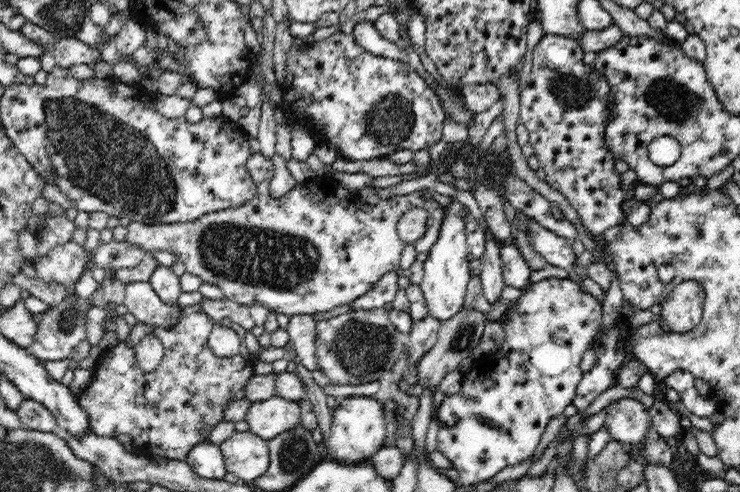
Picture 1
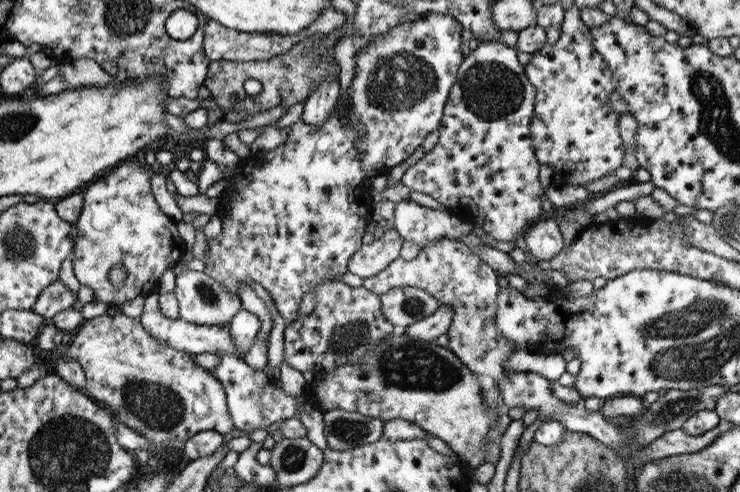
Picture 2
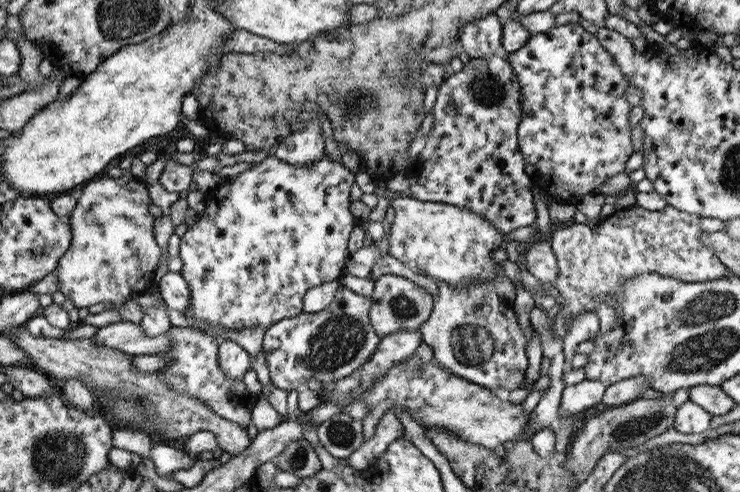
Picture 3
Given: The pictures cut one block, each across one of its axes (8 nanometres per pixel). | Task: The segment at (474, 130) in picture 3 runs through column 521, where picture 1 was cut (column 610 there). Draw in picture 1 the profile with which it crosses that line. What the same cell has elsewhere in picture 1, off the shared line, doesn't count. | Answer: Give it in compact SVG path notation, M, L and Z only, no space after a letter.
M544 34L542 38L540 38L540 42L536 44L536 48L532 48L532 56L530 56L530 62L532 62L532 72L528 74L528 84L524 86L524 90L520 92L520 122L528 128L528 132L530 132L530 144L536 148L536 158L540 160L540 164L544 166L544 172L546 172L546 176L548 176L548 184L550 184L550 188L554 188L554 190L558 190L570 204L572 204L572 208L578 212L578 216L580 216L580 220L582 220L582 226L586 228L586 232L590 232L590 236L592 236L592 240L596 240L596 242L600 242L602 240L602 236L604 236L604 232L608 230L608 228L614 228L614 226L620 226L622 224L622 220L626 220L624 216L622 216L622 210L620 210L620 206L624 204L624 200L634 200L634 194L632 196L626 196L622 190L620 190L620 176L618 174L614 174L614 164L616 164L616 160L614 160L614 156L610 156L610 152L606 150L606 148L602 148L602 128L604 128L604 124L606 124L606 116L608 116L608 98L610 98L610 88L608 88L608 84L606 84L606 80L602 78L602 76L598 76L596 72L592 72L592 68L590 66L586 66L584 68L584 64L582 64L582 56L584 56L584 50L578 46L578 42L576 40L572 40L572 38L566 38L566 36L554 36L554 34Z

